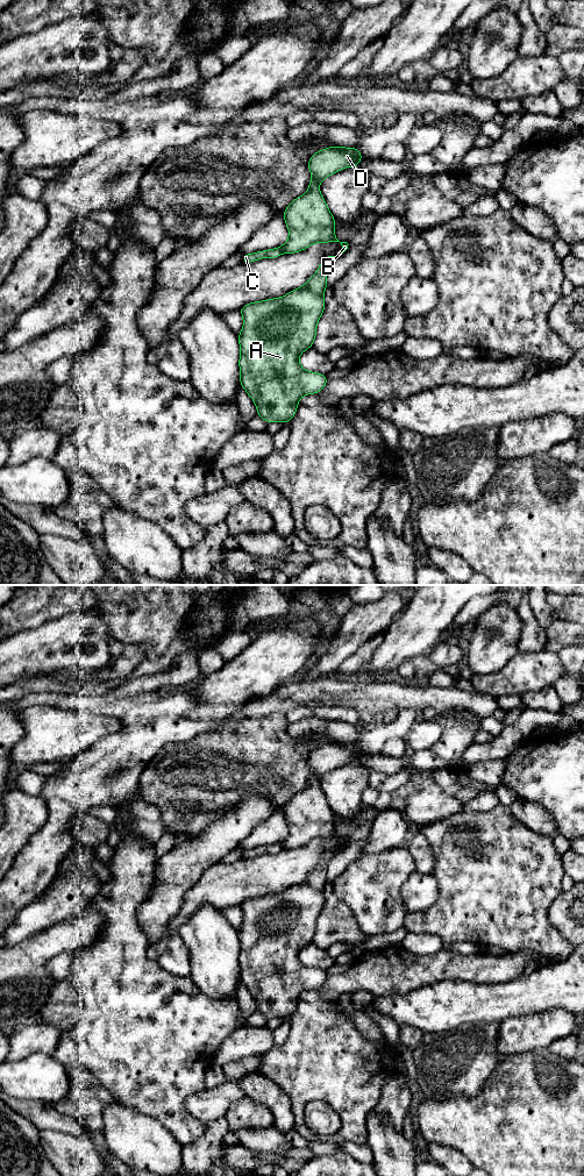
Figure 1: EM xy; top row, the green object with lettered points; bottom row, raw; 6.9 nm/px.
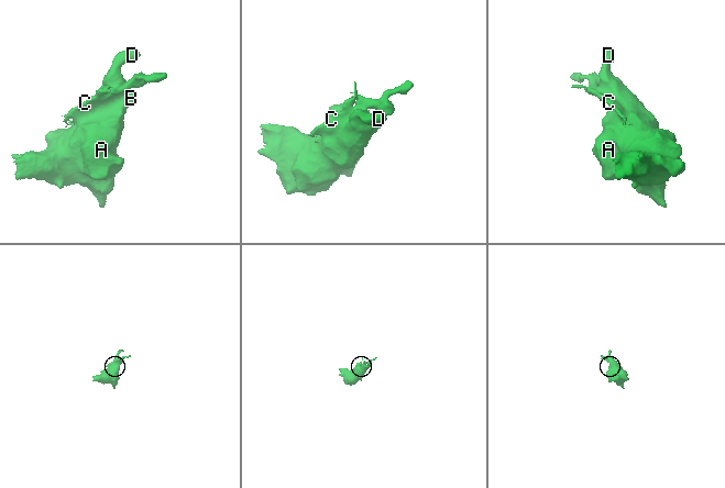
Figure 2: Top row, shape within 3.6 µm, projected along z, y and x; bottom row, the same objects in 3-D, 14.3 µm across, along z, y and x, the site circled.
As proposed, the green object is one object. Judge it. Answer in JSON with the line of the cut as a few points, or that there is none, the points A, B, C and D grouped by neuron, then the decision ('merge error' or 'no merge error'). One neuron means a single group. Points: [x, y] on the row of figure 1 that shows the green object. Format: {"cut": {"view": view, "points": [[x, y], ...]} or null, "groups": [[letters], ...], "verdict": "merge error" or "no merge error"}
{"cut": {"view": "xy", "points": [[280, 247], [283, 252]]}, "groups": [["A", "B", "D"], ["C"]], "verdict": "merge error"}

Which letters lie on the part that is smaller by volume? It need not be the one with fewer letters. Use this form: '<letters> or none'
C

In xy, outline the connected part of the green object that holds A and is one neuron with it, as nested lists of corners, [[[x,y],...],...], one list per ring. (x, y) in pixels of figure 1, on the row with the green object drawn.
[[[328,256],[318,271],[301,286],[287,292],[282,298],[250,302],[238,311],[243,318],[243,328],[238,336],[240,343],[240,384],[254,400],[257,416],[270,422],[290,422],[297,413],[299,400],[307,394],[315,394],[323,390],[328,379],[319,372],[305,370],[299,364],[299,356],[313,347],[316,336],[316,325],[325,311],[323,293],[327,285],[327,270],[339,256]]]

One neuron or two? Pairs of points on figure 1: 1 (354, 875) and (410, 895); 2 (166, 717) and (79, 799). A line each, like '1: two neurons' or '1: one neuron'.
1: two neurons
2: one neuron

